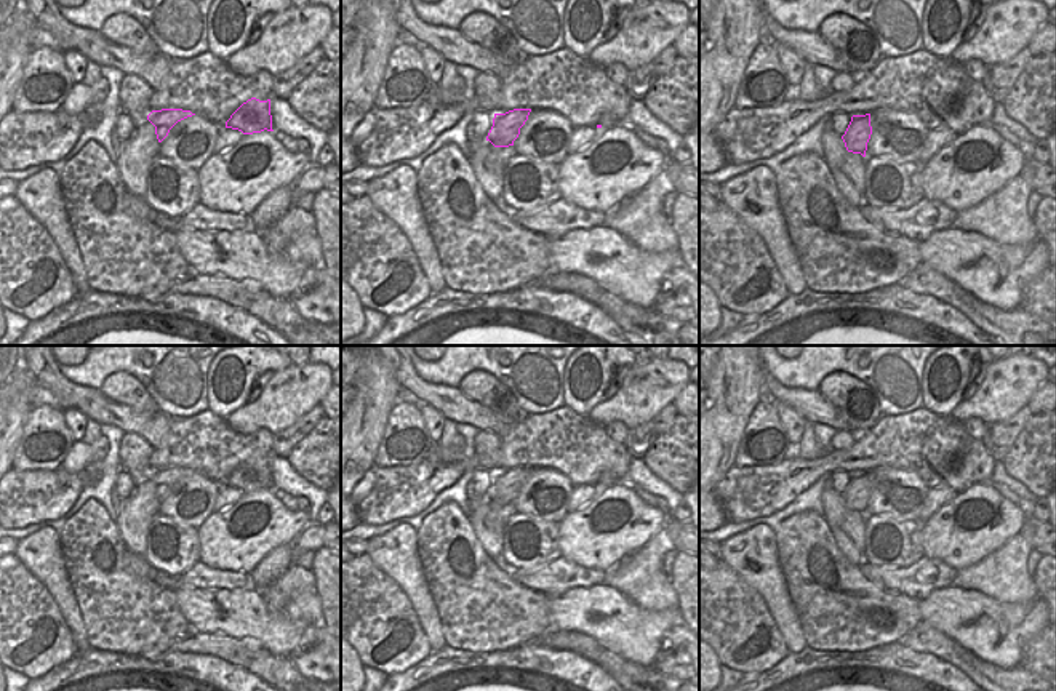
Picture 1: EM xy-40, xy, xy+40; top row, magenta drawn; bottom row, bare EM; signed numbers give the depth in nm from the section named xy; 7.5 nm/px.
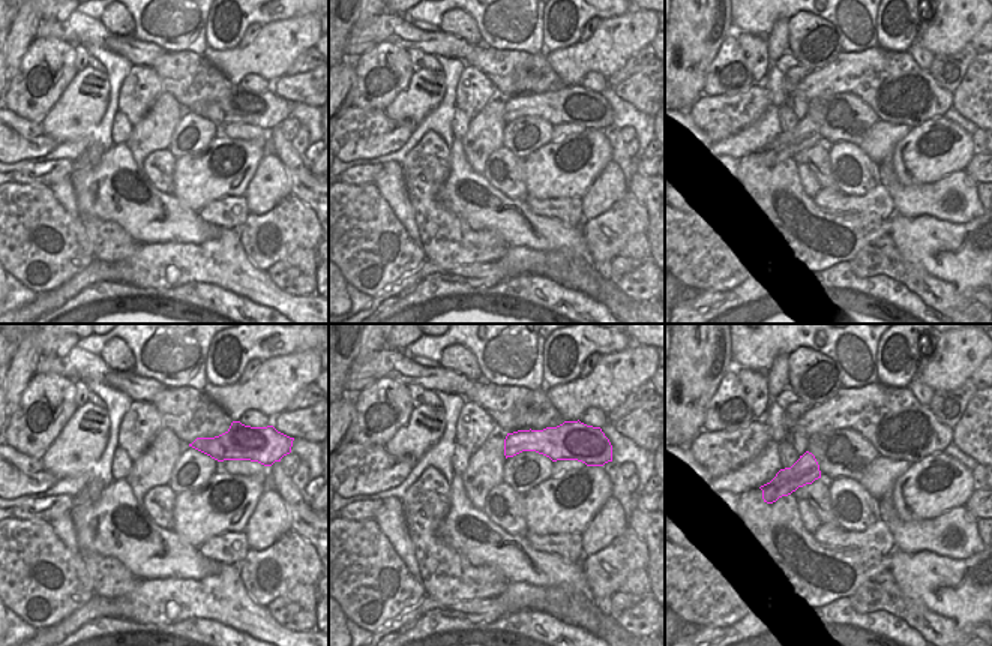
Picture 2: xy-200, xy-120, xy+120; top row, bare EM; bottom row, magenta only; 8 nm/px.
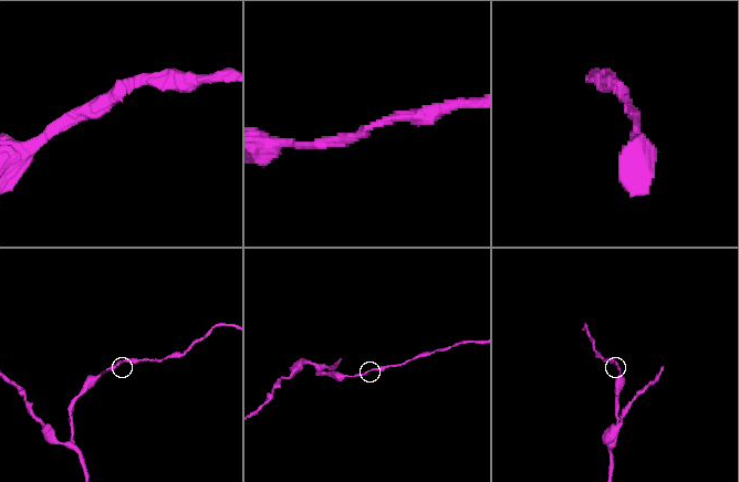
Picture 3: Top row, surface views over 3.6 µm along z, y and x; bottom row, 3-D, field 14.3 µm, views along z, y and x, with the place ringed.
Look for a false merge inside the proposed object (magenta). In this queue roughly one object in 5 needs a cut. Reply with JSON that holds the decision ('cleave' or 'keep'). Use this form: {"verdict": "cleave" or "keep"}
{"verdict": "keep"}

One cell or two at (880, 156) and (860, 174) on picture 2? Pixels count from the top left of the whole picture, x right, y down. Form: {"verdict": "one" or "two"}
{"verdict": "two"}

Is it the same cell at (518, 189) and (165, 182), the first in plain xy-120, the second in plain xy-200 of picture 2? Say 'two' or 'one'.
one

